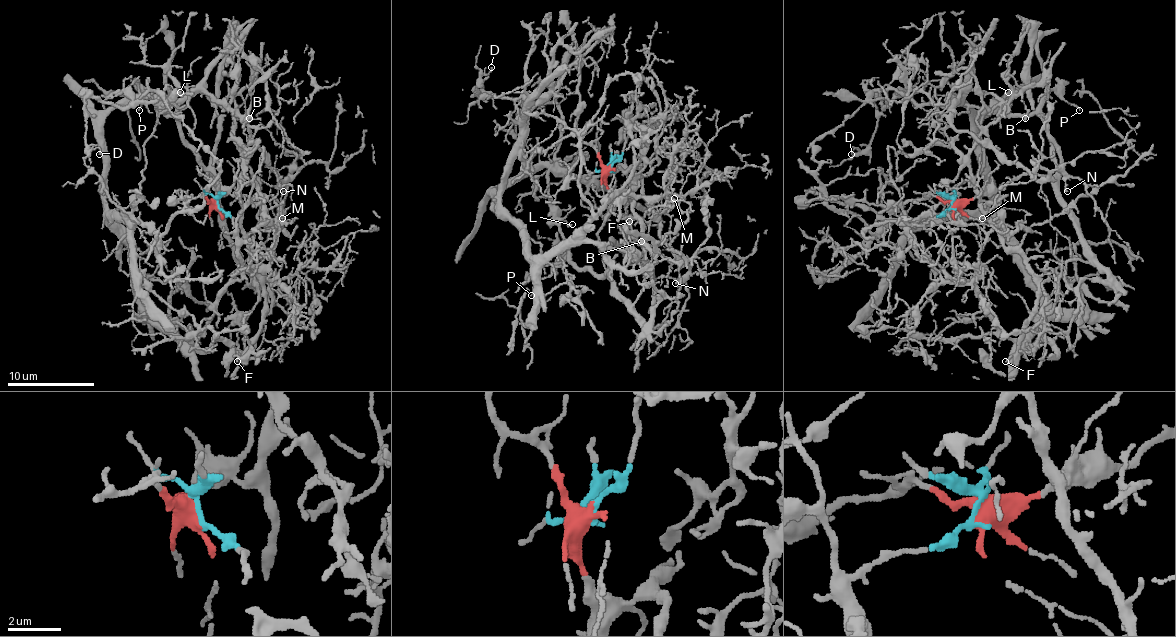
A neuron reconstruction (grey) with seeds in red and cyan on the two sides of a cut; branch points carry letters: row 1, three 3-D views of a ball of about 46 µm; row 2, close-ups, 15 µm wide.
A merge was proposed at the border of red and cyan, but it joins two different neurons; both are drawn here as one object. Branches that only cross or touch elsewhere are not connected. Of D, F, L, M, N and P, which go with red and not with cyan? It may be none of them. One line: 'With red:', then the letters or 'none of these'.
With red: D, L, P

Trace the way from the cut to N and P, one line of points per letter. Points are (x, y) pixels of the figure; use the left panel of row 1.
N: (217, 206), (241, 278), (276, 234), (241, 225), (252, 127), (267, 164), (296, 171), (283, 190)
P: (217, 206), (217, 193), (206, 175), (213, 177), (184, 140), (174, 103), (158, 92), (147, 90), (139, 110)

